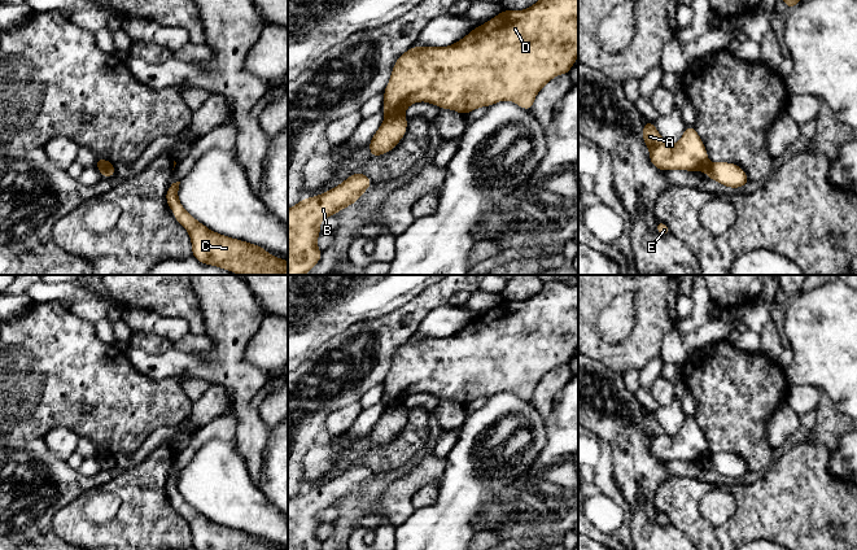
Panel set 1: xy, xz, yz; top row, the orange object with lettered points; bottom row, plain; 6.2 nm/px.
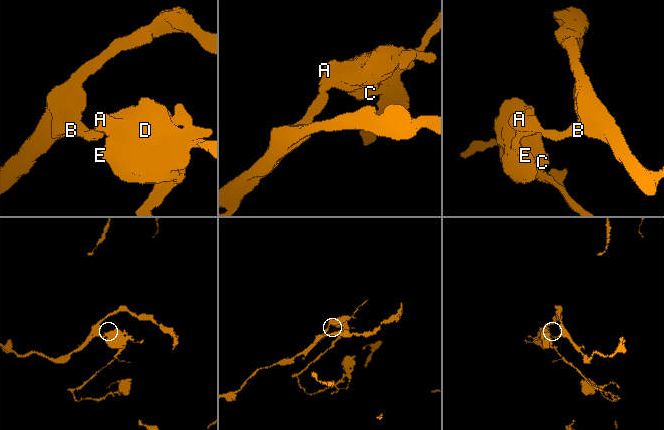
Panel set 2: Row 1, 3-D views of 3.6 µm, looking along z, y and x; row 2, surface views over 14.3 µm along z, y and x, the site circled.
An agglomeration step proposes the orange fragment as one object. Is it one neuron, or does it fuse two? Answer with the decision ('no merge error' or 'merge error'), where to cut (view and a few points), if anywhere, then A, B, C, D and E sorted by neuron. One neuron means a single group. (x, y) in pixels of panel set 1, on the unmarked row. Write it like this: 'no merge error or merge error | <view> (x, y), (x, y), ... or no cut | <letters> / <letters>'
merge error | xz (387, 404), (402, 405) | A C D E / B

